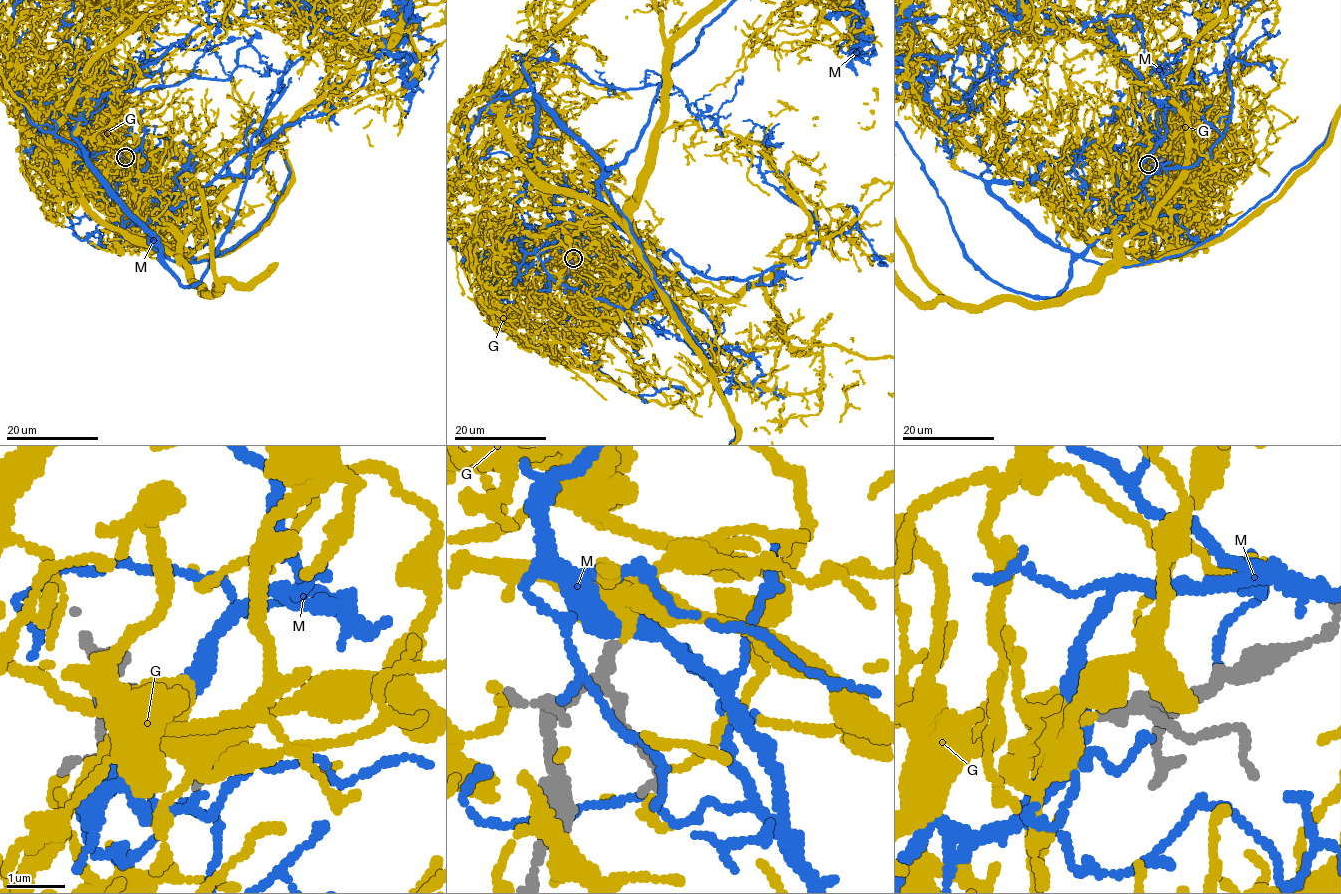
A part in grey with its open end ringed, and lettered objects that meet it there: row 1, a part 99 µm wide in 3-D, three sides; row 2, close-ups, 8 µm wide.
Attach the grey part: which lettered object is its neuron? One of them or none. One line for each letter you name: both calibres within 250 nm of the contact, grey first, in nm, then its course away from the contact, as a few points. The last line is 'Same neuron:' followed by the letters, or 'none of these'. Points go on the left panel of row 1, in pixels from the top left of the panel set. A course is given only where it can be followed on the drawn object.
G: Thickness 180 nm (grey) against 320 nm. Its course: (123, 157), (112, 179), (142, 194), (188, 261), (240, 243), (289, 182), (276, 14)
Same neuron: G

